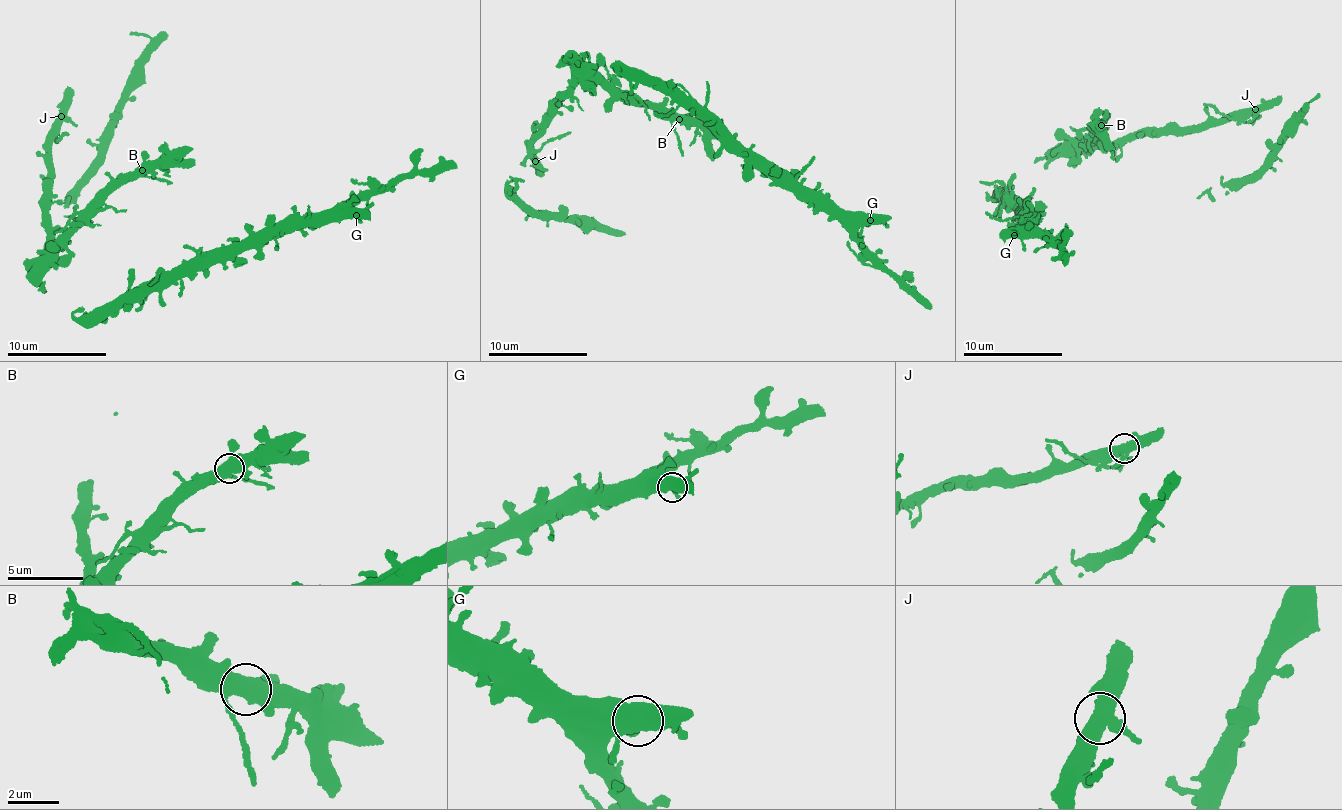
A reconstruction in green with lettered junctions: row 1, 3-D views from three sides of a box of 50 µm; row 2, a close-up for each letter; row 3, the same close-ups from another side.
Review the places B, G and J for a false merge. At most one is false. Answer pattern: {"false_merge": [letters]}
{"false_merge": []}

